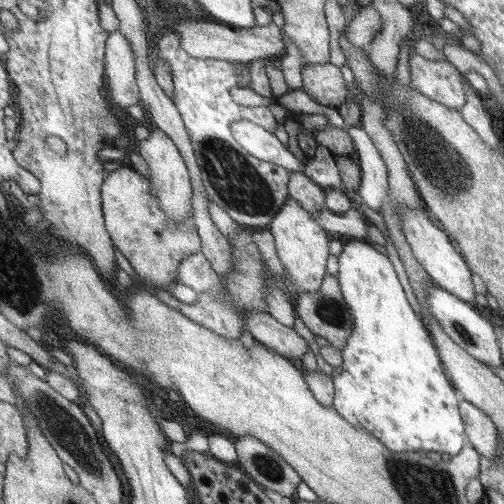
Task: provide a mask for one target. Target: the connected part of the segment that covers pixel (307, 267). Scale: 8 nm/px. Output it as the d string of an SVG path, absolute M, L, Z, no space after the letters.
M290 196L280 212L274 216L270 228L276 238L277 255L284 261L286 275L291 278L296 290L299 294L317 291L321 287L322 278L325 278L326 260L330 256L327 230L317 223L309 210Z

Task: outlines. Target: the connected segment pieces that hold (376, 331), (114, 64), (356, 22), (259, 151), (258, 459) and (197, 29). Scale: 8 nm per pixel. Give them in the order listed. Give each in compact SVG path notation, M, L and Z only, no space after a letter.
M358 239L346 243L338 258L337 277L345 301L353 312L354 328L346 349L341 352L342 372L333 375L333 408L350 424L373 433L392 452L425 450L456 456L466 440L464 417L458 410L458 400L449 378L444 376L445 368L438 358L437 346L408 304L390 260Z
M121 30L111 33L107 47L107 76L109 94L124 108L141 104L137 85L137 62L130 38Z
M361 6L359 14L347 24L344 35L357 47L369 45L384 28L382 15L374 6Z
M244 119L234 121L231 124L231 132L233 138L244 147L244 150L254 158L258 158L258 160L278 164L278 166L283 166L286 170L291 172L304 172L305 166L308 165L309 161L303 163L298 160L298 158L290 152L288 147L285 147L280 141L278 141L274 134L266 131L265 128L254 124L249 120Z
M244 435L238 438L235 449L239 468L263 489L292 497L300 484L300 474L269 445L258 437Z
M184 18L180 20L178 25L174 24L175 32L181 36L181 47L193 57L211 58L214 60L222 60L229 63L251 63L258 59L270 59L273 57L281 57L285 53L285 46L281 31L274 21L270 21L267 25L259 27L241 28L229 27L221 22L207 23L203 20L193 20L184 22Z

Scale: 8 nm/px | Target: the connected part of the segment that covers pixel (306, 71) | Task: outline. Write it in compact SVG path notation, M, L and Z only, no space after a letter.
M332 63L306 65L301 70L302 90L318 104L338 109L348 96L348 88L342 80L340 67Z

